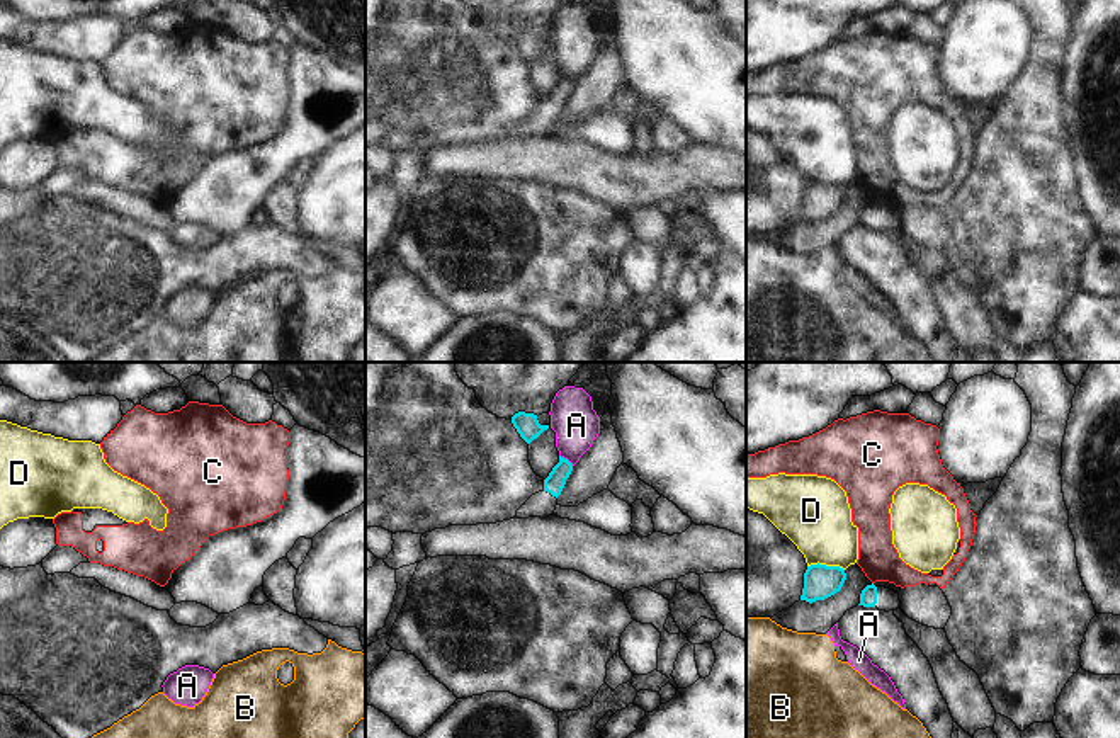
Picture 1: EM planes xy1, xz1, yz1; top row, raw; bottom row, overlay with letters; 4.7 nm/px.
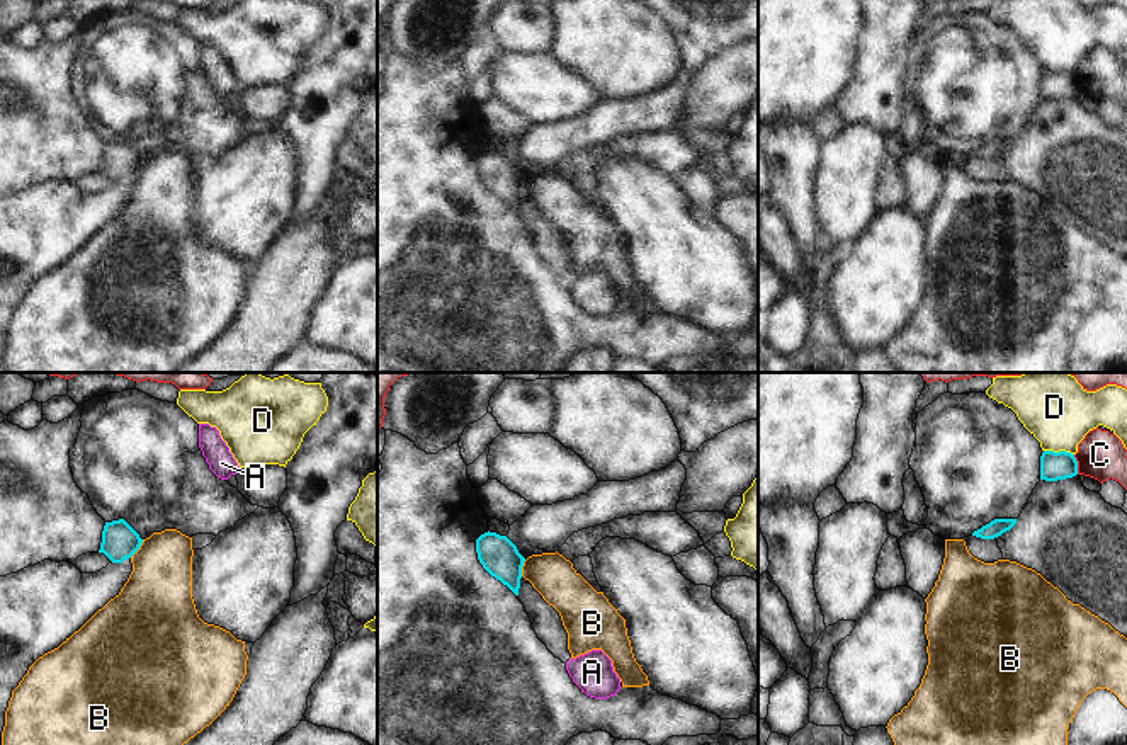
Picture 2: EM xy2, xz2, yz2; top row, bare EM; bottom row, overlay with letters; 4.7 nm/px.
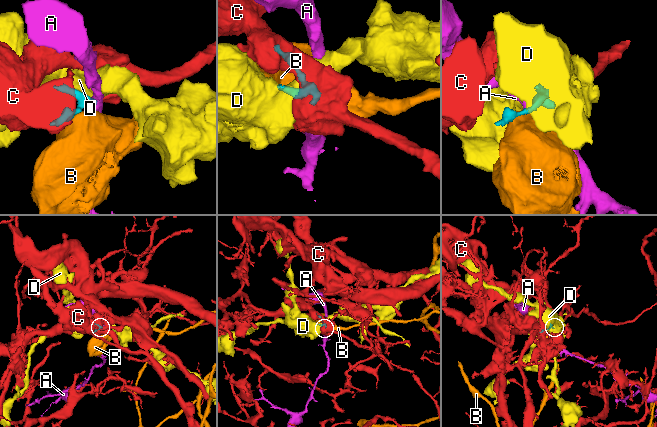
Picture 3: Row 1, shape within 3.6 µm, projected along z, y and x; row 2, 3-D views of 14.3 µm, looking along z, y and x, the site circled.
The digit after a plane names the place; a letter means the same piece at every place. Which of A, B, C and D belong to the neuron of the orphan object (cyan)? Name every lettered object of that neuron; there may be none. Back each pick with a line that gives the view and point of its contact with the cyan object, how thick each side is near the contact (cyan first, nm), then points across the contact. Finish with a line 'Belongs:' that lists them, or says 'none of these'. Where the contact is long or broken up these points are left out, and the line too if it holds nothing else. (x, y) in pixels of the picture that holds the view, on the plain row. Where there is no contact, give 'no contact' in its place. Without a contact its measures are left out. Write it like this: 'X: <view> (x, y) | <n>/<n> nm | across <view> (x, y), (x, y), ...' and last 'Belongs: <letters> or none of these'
Belongs: none of these

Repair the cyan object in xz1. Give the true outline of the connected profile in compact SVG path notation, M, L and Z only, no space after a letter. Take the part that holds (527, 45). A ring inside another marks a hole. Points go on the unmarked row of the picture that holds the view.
M518 31L512 36L512 43L520 53L520 56L530 63L534 58L537 58L544 49L549 48L549 44L540 44L537 39L537 34Z

